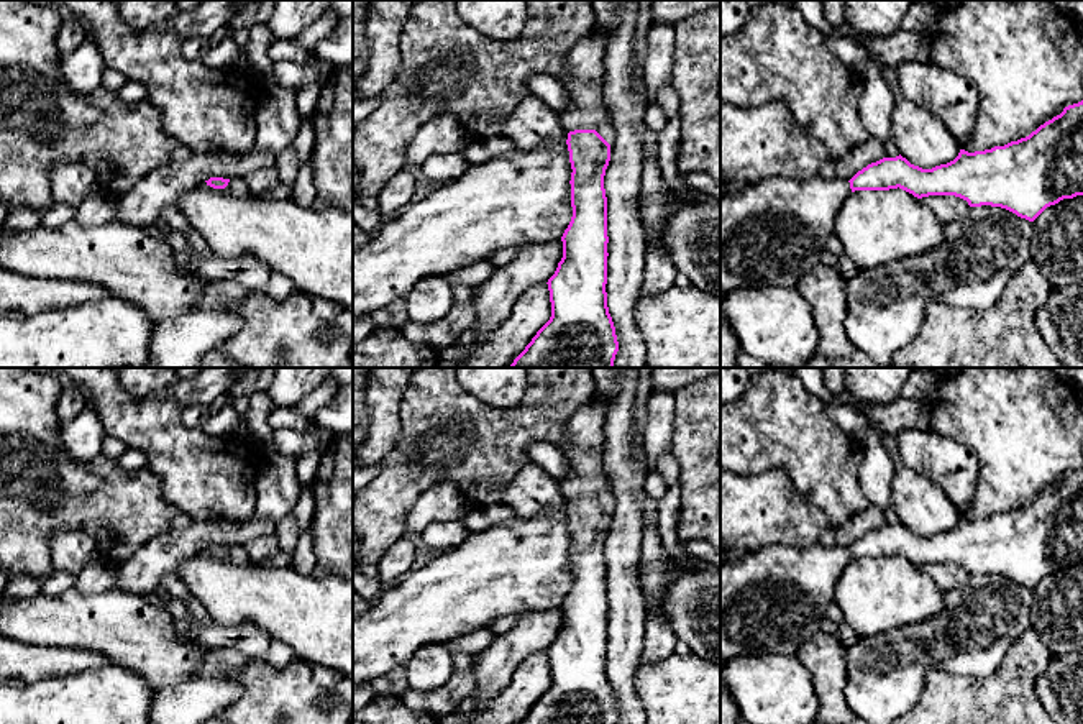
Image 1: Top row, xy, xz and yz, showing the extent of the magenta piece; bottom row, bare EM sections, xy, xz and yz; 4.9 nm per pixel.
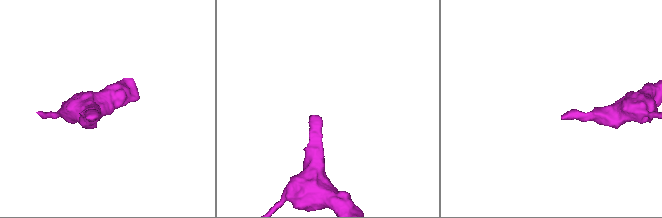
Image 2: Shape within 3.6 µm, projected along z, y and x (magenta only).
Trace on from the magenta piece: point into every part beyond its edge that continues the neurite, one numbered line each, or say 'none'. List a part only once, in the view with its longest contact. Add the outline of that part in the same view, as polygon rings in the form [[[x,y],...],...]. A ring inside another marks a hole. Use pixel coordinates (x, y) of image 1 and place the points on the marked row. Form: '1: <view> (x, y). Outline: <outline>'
1: xz (586, 61). Outline: [[[596,21],[591,34],[566,56],[569,76],[560,82],[569,95],[569,105],[558,115],[568,131],[596,130],[610,144],[614,125],[604,102],[607,39],[605,26]]]

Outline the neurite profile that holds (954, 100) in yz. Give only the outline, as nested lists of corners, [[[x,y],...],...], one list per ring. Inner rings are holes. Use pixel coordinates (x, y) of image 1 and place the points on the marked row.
[[[929,61],[899,64],[896,72],[902,97],[935,115],[963,148],[978,113],[975,85]]]

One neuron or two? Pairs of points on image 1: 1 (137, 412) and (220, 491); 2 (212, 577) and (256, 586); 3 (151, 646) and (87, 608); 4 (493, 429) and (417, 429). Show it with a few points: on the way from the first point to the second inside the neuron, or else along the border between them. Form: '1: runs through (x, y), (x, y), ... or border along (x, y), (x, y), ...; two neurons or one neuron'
1: runs through (158, 434), (199, 471); one neuron
2: runs through (223, 586), (245, 586); one neuron
3: runs through (135, 631), (104, 621); one neuron
4: runs through (475, 429), (435, 429); one neuron

